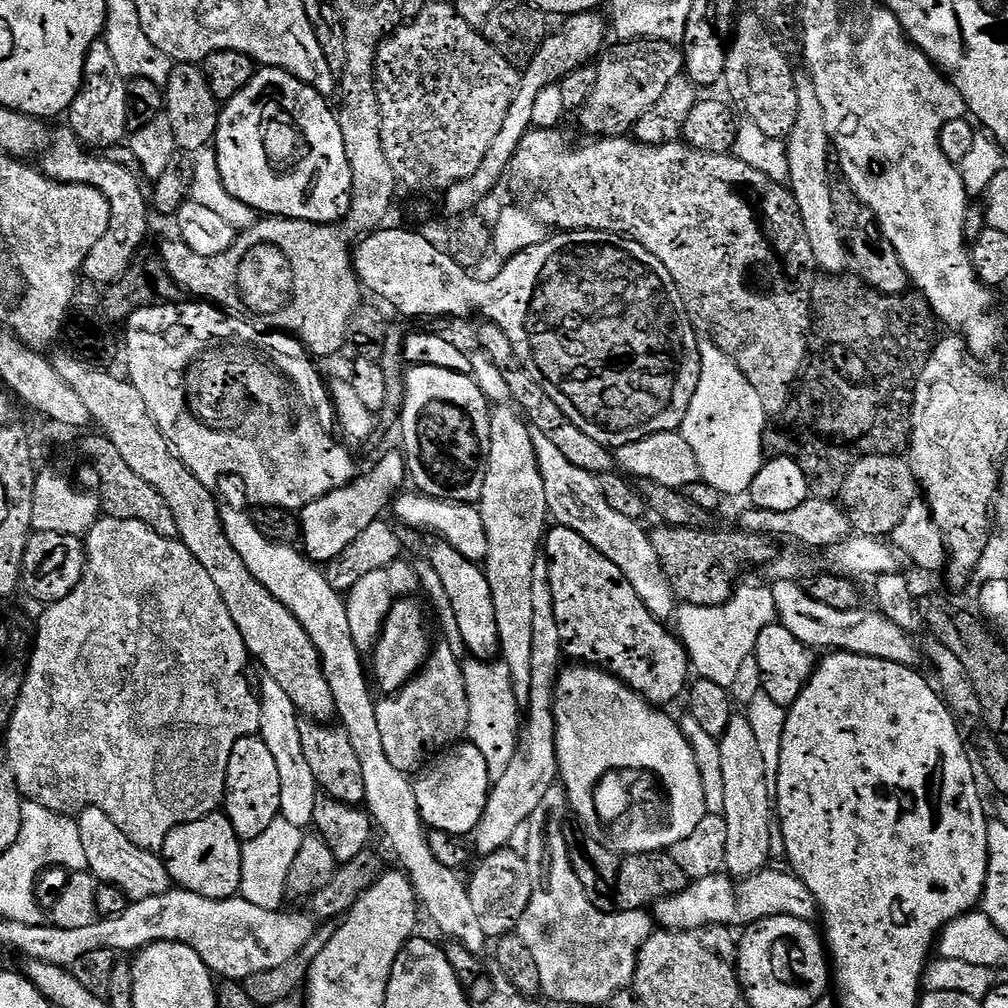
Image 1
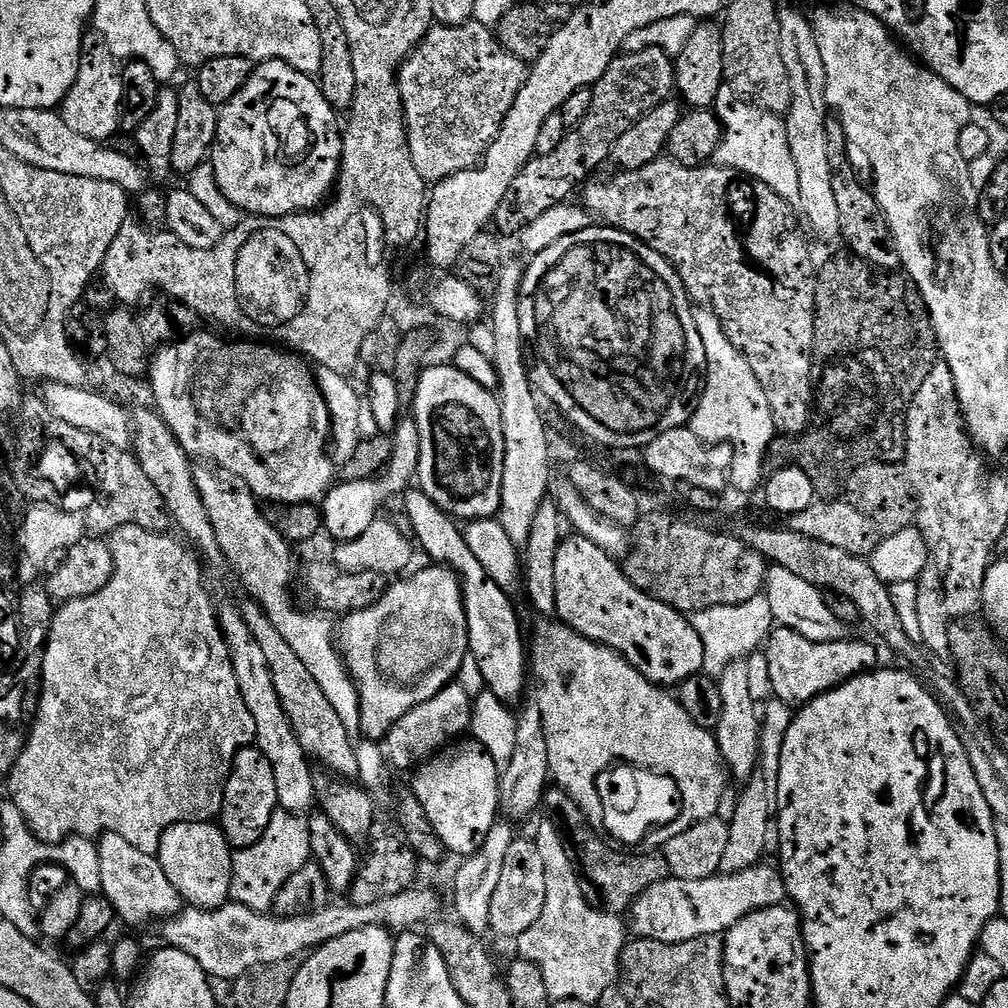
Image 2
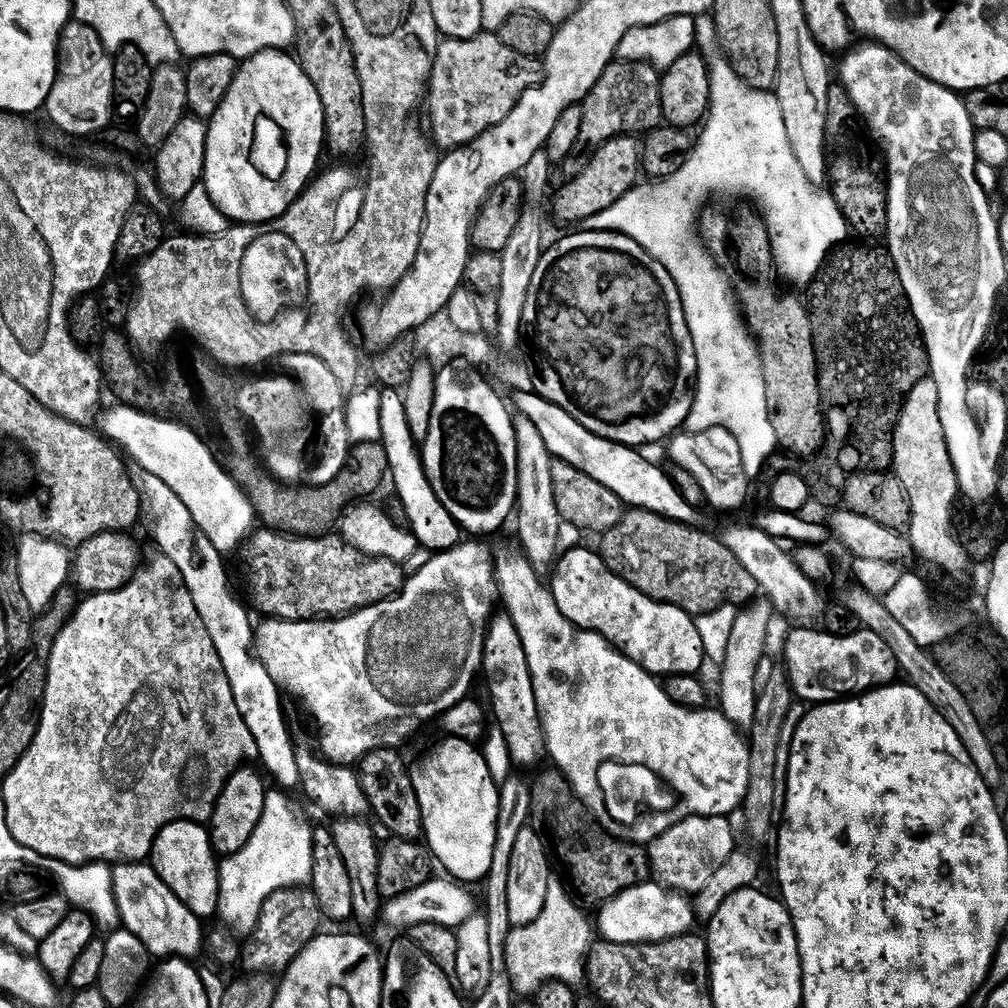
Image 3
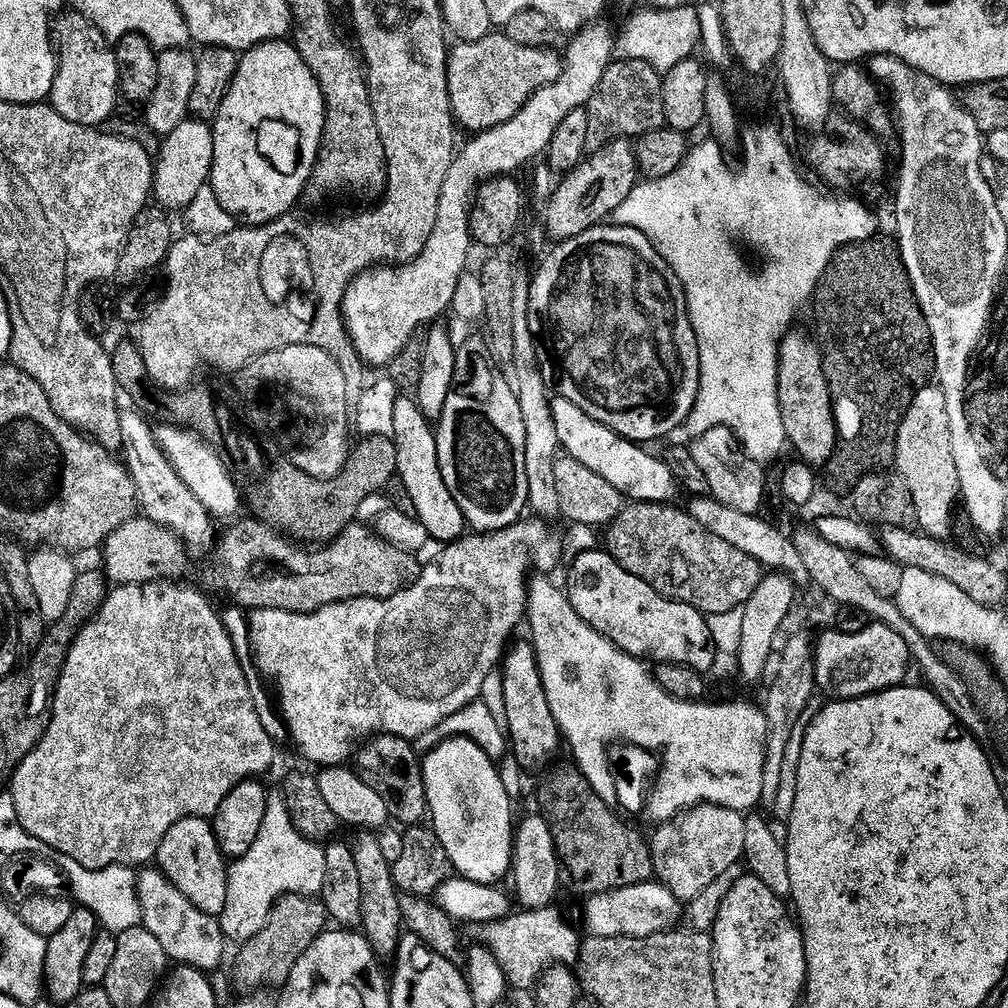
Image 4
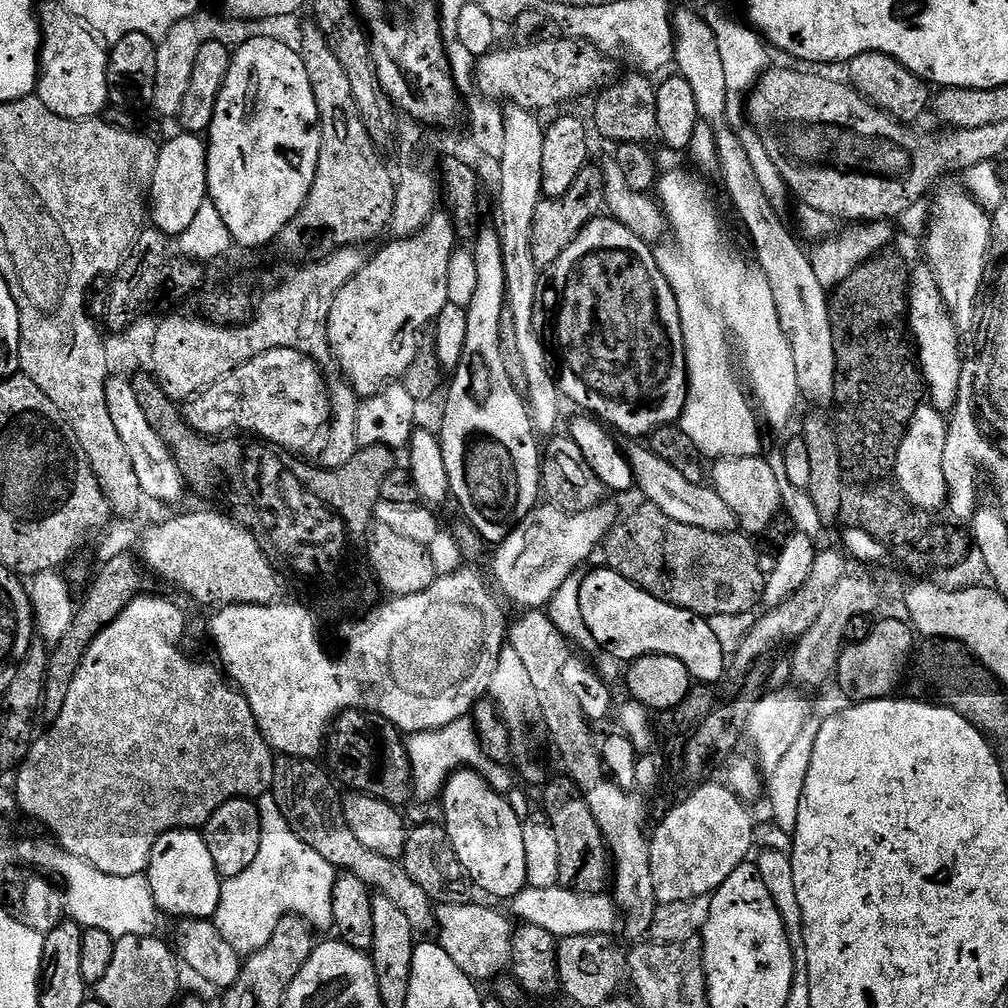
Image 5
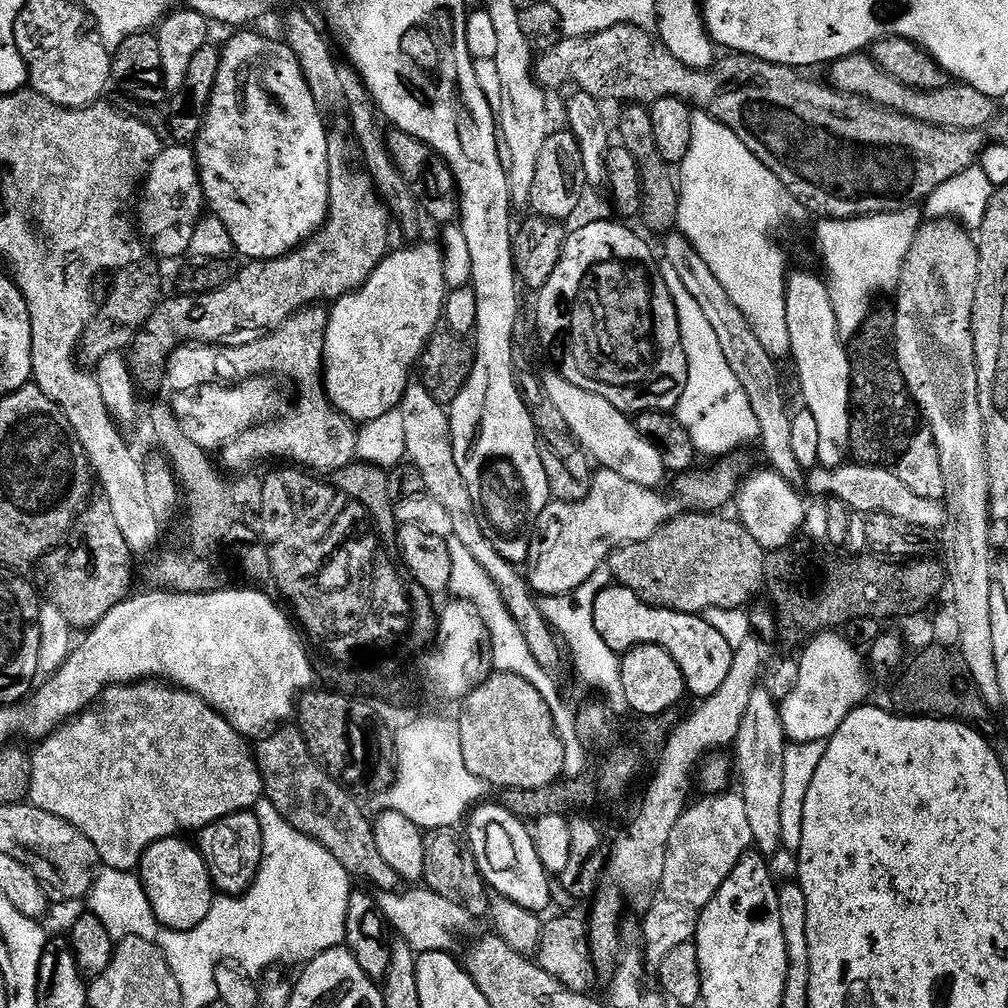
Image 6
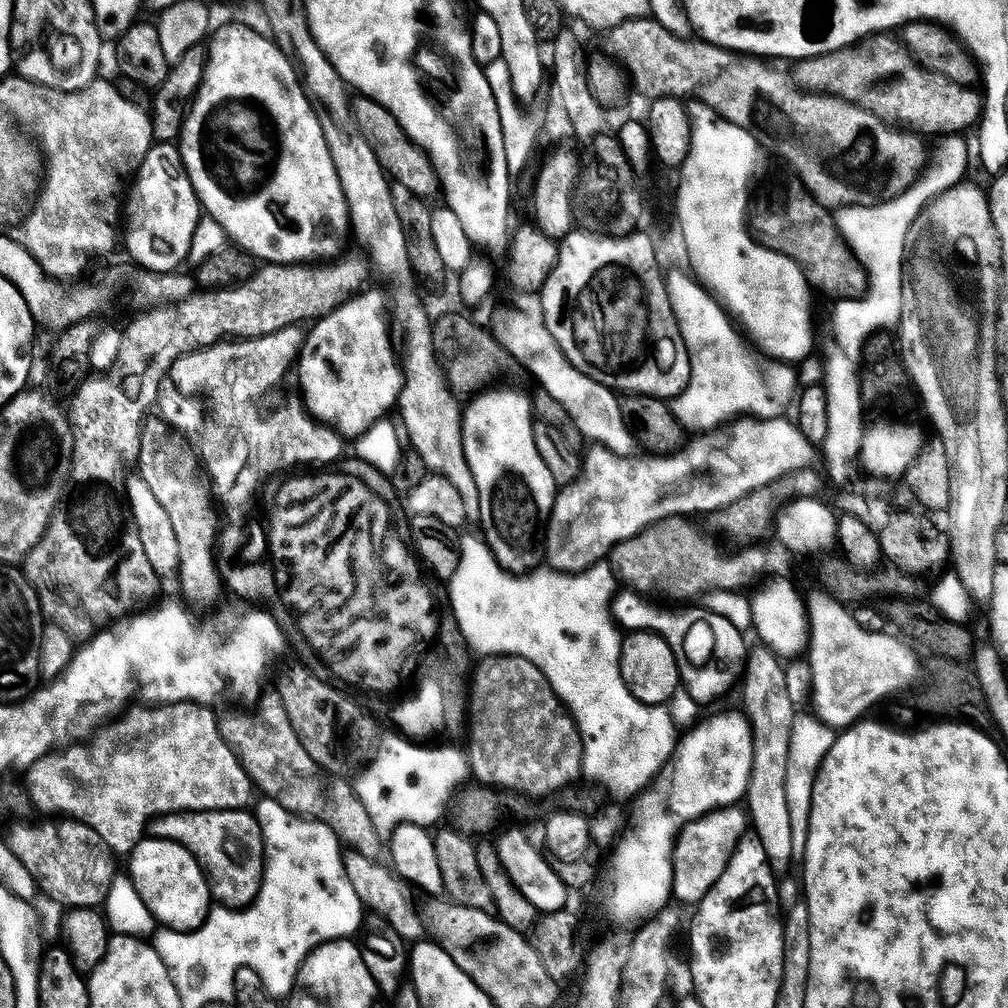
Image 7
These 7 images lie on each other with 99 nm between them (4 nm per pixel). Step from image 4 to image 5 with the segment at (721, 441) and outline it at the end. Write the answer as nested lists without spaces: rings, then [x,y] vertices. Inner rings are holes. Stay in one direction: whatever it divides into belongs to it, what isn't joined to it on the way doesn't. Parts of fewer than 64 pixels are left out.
[[[759,455],[717,459],[710,468],[710,484],[716,489],[718,498],[722,498],[722,502],[726,502],[730,510],[734,510],[737,525],[749,537],[756,538],[759,532],[766,531],[775,522],[776,515],[781,515],[778,479],[775,478],[767,459]]]

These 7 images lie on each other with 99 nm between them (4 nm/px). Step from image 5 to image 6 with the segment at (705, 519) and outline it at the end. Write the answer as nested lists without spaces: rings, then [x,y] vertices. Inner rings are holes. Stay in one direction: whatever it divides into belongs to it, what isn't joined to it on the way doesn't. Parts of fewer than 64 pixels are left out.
[[[559,374],[544,376],[542,383],[547,403],[557,407],[558,413],[566,420],[571,438],[600,468],[622,474],[622,478],[643,488],[656,490],[661,487],[659,484],[666,477],[662,454],[636,429],[631,419],[624,417],[627,415],[612,400],[602,398],[596,392],[582,390]]]

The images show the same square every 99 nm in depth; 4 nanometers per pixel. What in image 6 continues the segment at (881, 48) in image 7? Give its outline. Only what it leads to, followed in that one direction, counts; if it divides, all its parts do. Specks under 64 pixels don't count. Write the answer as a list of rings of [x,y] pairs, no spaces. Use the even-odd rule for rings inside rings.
[[[868,54],[843,56],[841,60],[833,60],[830,71],[832,71],[831,87],[837,88],[839,92],[860,96],[880,108],[890,108],[893,112],[901,112],[903,116],[927,124],[936,124],[940,128],[954,128],[958,132],[984,130],[998,115],[997,101],[982,94],[982,90],[974,90],[969,84],[957,83],[955,86],[941,88],[937,92],[920,92],[916,88],[898,82],[898,78],[886,74]]]

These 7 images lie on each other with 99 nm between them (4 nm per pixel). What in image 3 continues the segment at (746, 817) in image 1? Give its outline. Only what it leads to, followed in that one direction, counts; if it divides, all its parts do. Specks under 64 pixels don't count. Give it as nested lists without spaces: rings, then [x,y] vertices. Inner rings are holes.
[[[764,598],[757,599],[743,610],[737,611],[734,630],[730,632],[730,646],[726,650],[723,664],[718,668],[720,672],[719,711],[741,730],[747,729],[747,724],[756,716],[758,691],[755,686],[755,675],[758,674],[759,663],[769,651],[767,650],[768,631],[772,628],[772,616],[774,617],[774,609]]]

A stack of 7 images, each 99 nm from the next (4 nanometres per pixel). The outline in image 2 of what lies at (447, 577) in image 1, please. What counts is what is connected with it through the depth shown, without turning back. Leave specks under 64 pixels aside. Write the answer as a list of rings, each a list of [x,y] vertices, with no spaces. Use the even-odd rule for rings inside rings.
[[[412,490],[403,497],[404,504],[408,507],[408,520],[412,523],[411,535],[415,543],[424,547],[424,552],[429,556],[429,561],[437,565],[450,568],[460,578],[460,589],[464,595],[464,613],[468,623],[468,651],[471,663],[476,663],[476,668],[480,671],[480,676],[484,679],[483,687],[487,691],[496,695],[499,700],[513,702],[524,692],[524,676],[526,680],[526,644],[522,642],[520,634],[520,622],[516,618],[516,612],[512,606],[509,593],[498,582],[494,582],[482,570],[482,562],[474,558],[474,553],[470,551],[470,546],[466,546],[461,525],[447,512],[441,510],[430,497],[424,495],[419,490]]]

